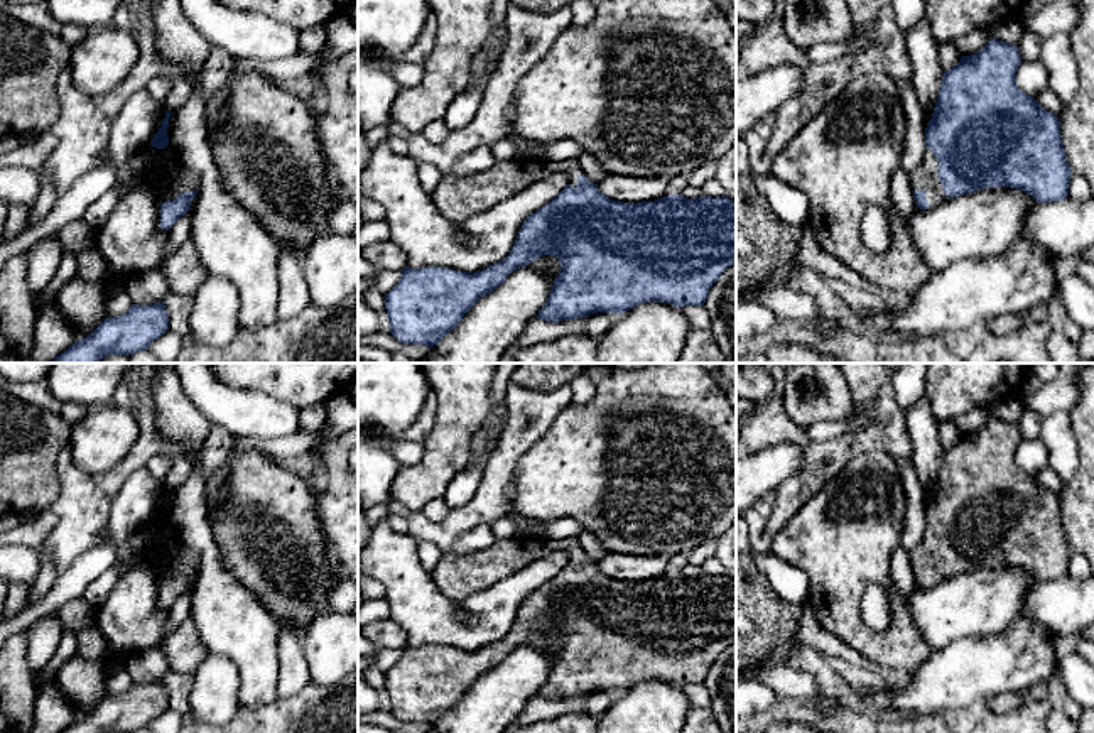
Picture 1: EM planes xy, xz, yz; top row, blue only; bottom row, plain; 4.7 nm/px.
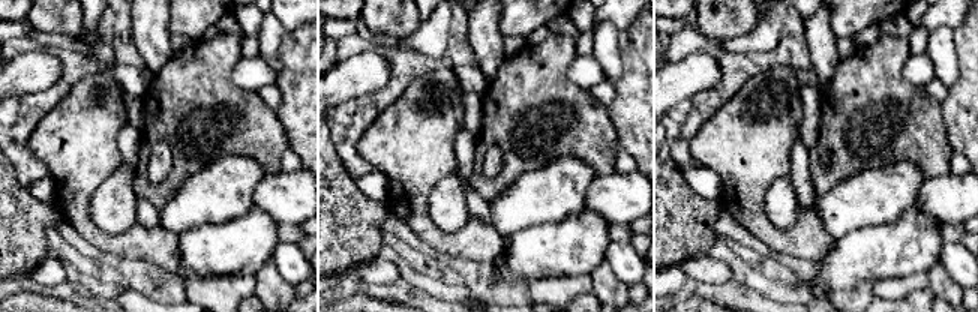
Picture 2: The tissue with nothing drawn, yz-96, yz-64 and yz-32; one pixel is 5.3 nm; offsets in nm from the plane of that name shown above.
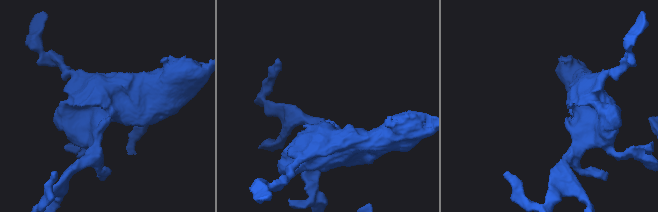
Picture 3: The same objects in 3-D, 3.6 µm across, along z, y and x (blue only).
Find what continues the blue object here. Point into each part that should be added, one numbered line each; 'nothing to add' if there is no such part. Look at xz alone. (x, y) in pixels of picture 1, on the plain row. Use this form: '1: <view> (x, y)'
1: xz (458, 576)

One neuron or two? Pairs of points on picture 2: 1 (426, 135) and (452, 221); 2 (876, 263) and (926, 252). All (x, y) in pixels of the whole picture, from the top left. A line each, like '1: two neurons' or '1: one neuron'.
1: two neurons
2: one neuron

